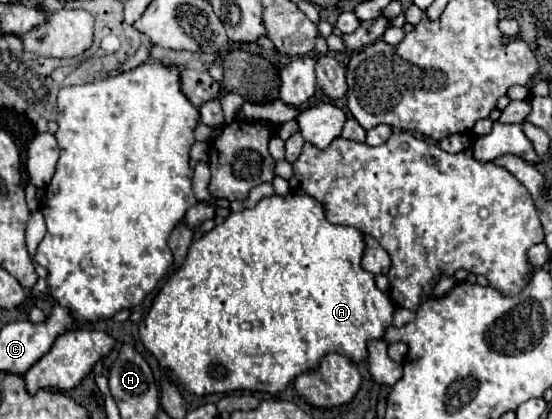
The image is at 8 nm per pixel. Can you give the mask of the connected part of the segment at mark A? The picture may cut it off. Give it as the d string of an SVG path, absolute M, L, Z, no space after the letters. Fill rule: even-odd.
M272 195L264 197L256 207L244 209L238 213L232 213L224 223L216 225L210 233L206 233L202 239L194 241L188 249L188 255L184 259L184 265L176 269L162 289L158 291L152 309L148 311L146 319L140 323L140 339L144 347L156 357L158 365L168 369L174 377L176 383L182 385L188 393L194 393L198 397L206 393L228 393L236 389L248 389L248 391L264 391L264 393L278 393L282 391L298 373L304 373L310 367L318 367L320 357L336 351L346 355L350 361L358 363L366 357L366 343L370 339L382 339L386 327L392 323L392 313L394 307L390 299L376 289L374 285L374 275L364 271L360 267L364 251L364 241L362 233L354 231L354 227L344 227L344 225L332 225L324 217L322 205L310 197L310 195Z

